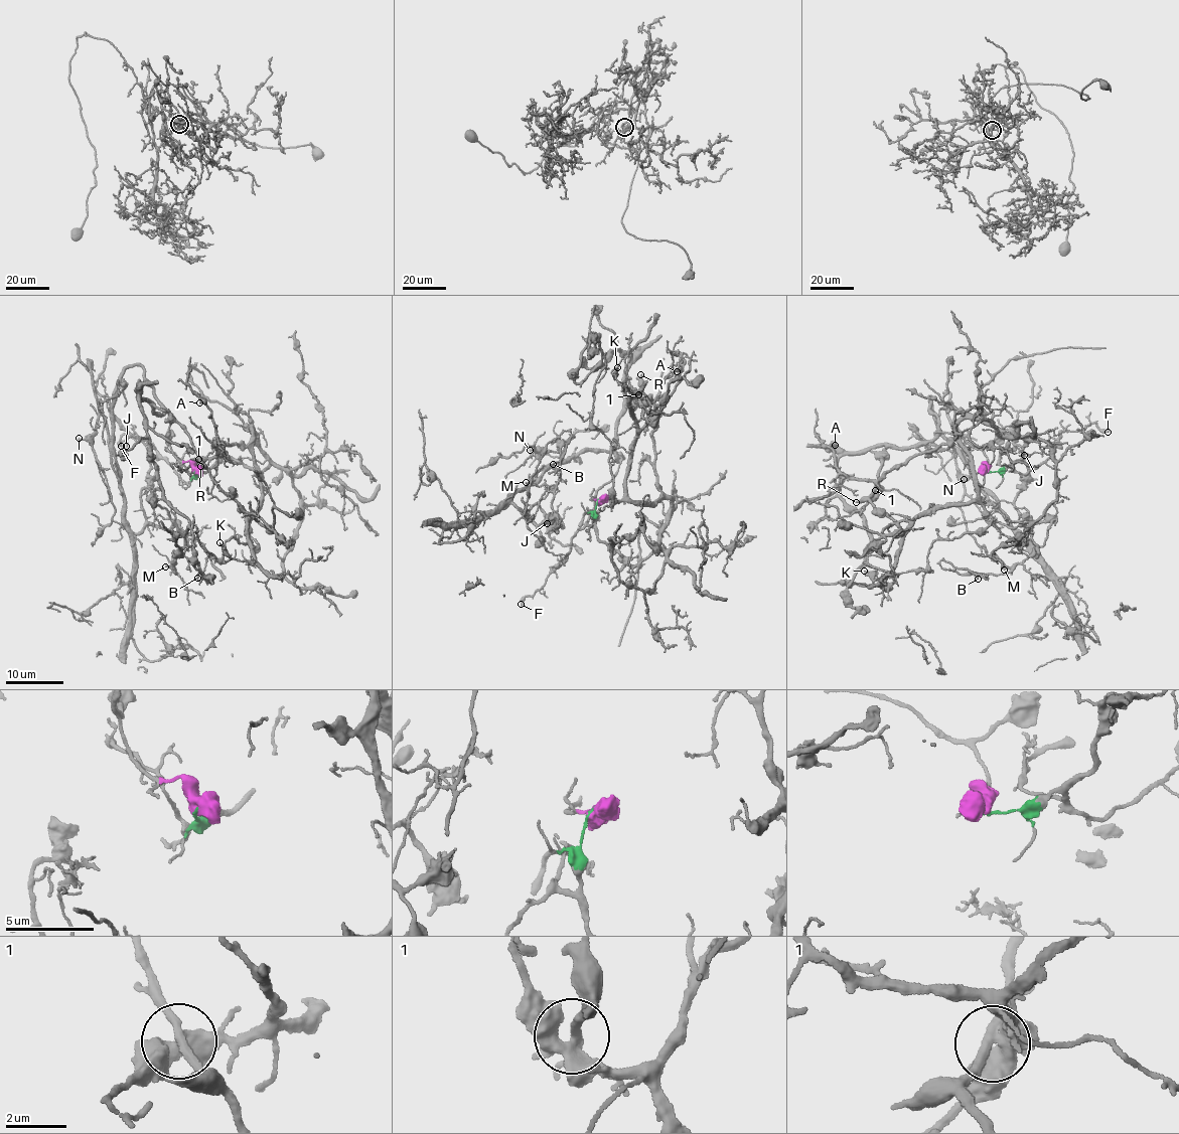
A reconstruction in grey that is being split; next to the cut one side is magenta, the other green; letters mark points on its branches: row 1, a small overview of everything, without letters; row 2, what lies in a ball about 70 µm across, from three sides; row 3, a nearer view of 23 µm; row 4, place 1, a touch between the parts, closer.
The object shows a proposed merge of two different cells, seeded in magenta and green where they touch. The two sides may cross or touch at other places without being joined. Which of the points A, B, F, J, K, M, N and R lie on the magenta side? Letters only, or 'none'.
B, J, M, N, R

